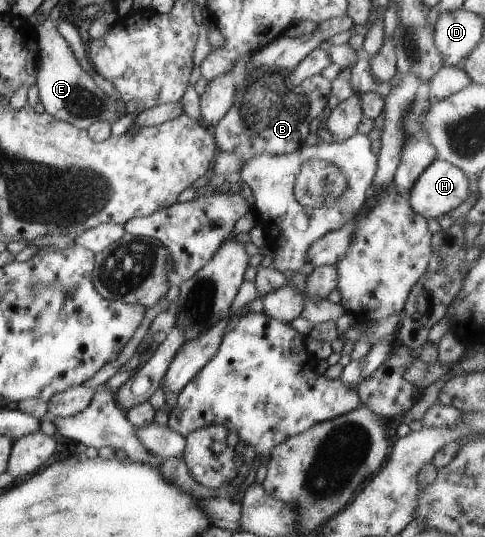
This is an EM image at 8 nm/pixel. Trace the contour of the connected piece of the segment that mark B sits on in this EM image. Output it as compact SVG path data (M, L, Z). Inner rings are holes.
M254 67L243 74L237 79L230 108L211 128L218 150L235 154L241 166L262 153L277 155L298 150L326 113L331 81L316 73L293 85L288 72Z

